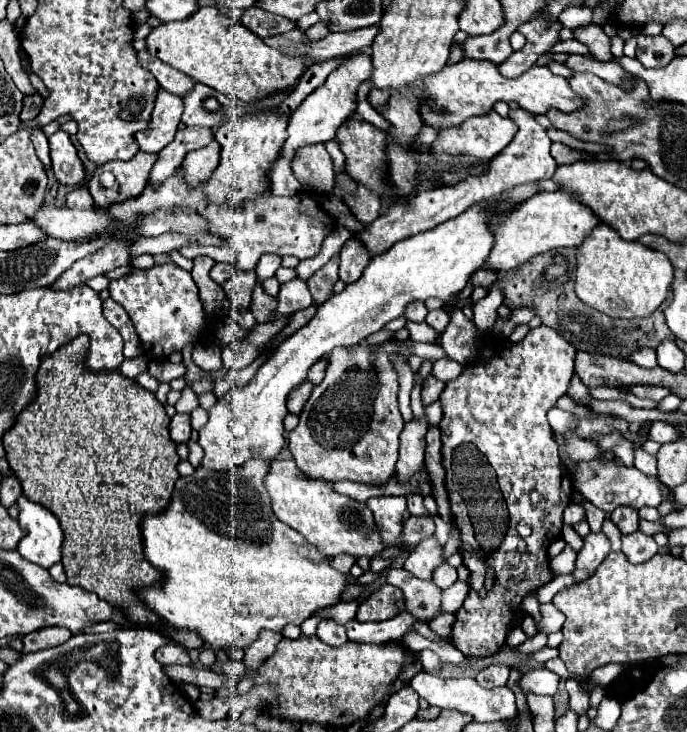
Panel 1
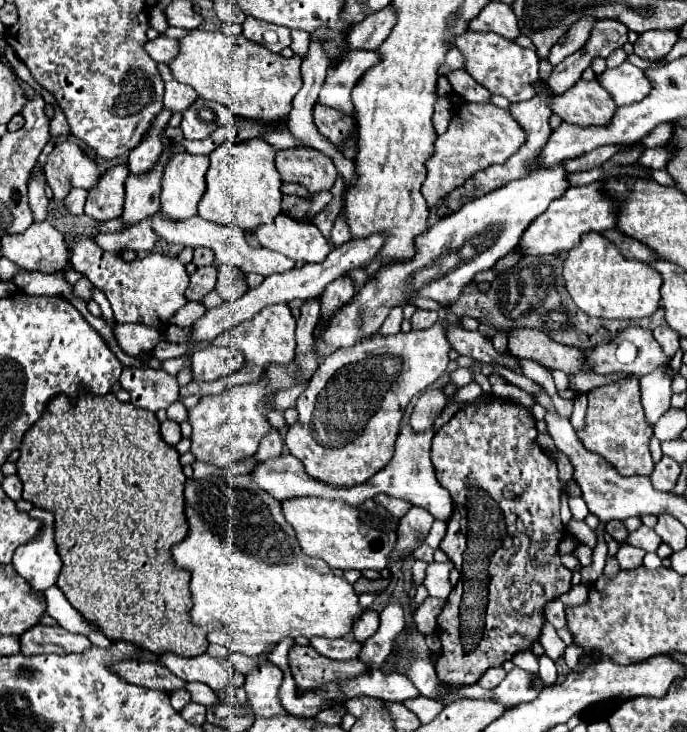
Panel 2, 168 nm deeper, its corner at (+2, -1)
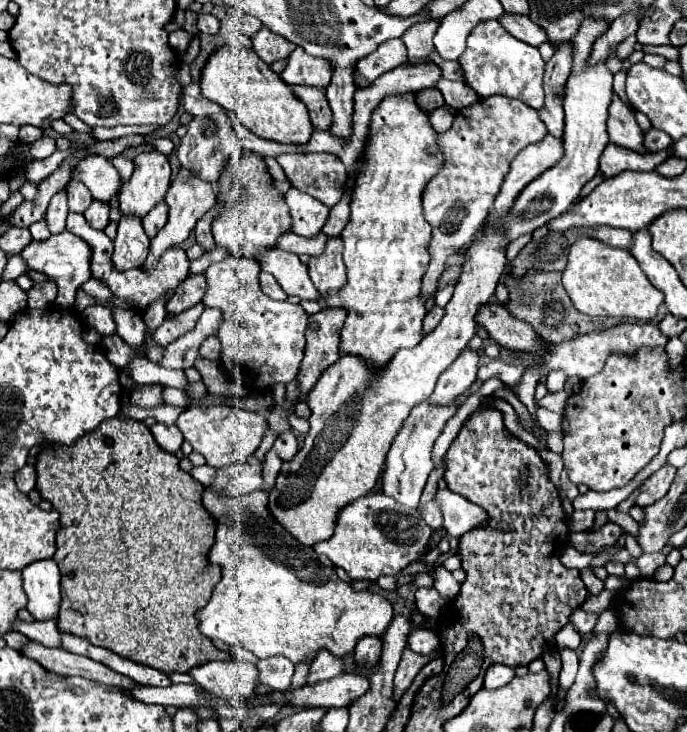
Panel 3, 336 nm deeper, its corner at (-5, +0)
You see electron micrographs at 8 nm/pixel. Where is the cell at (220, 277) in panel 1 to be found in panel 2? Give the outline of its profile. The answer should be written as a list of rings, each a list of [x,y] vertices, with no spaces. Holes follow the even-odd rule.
[[[215,266],[197,268],[193,272],[193,278],[187,288],[187,300],[191,300],[191,302],[203,300],[203,296],[207,292],[211,292],[215,288],[215,284],[217,284],[217,268]]]

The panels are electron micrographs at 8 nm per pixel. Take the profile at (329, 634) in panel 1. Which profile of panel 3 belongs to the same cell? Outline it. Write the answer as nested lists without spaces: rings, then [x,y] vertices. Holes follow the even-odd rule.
[[[320,649],[310,665],[310,673],[306,681],[326,681],[330,677],[342,675],[346,669],[346,659],[330,653],[328,649]]]

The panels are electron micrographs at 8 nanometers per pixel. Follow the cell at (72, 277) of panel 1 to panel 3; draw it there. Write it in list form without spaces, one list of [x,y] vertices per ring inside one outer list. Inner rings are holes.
[[[160,203],[144,217],[144,231],[148,237],[156,237],[156,233],[166,225],[168,221],[168,209],[166,203]]]

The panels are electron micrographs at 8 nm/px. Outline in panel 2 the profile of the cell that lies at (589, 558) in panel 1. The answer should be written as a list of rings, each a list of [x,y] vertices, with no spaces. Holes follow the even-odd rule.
[[[569,520],[569,524],[567,524],[567,532],[569,534],[573,534],[579,542],[583,542],[583,544],[587,544],[589,548],[593,548],[595,544],[597,544],[597,540],[595,540],[595,532],[583,522],[583,520]]]

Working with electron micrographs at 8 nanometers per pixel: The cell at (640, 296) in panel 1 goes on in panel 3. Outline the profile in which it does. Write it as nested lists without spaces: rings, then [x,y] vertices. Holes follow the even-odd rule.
[[[578,239],[570,247],[568,265],[562,273],[562,285],[574,307],[588,317],[632,317],[650,321],[664,303],[664,293],[650,283],[630,251],[604,245],[596,239]]]

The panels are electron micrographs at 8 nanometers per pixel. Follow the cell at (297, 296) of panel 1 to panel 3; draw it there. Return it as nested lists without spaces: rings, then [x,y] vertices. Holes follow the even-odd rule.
[[[228,257],[214,263],[206,269],[208,291],[202,301],[206,307],[220,307],[224,311],[224,323],[216,335],[222,343],[224,369],[256,389],[268,389],[274,383],[288,383],[298,375],[304,357],[308,315],[300,305],[274,301],[264,295],[258,283],[258,273],[260,265],[254,259]]]

